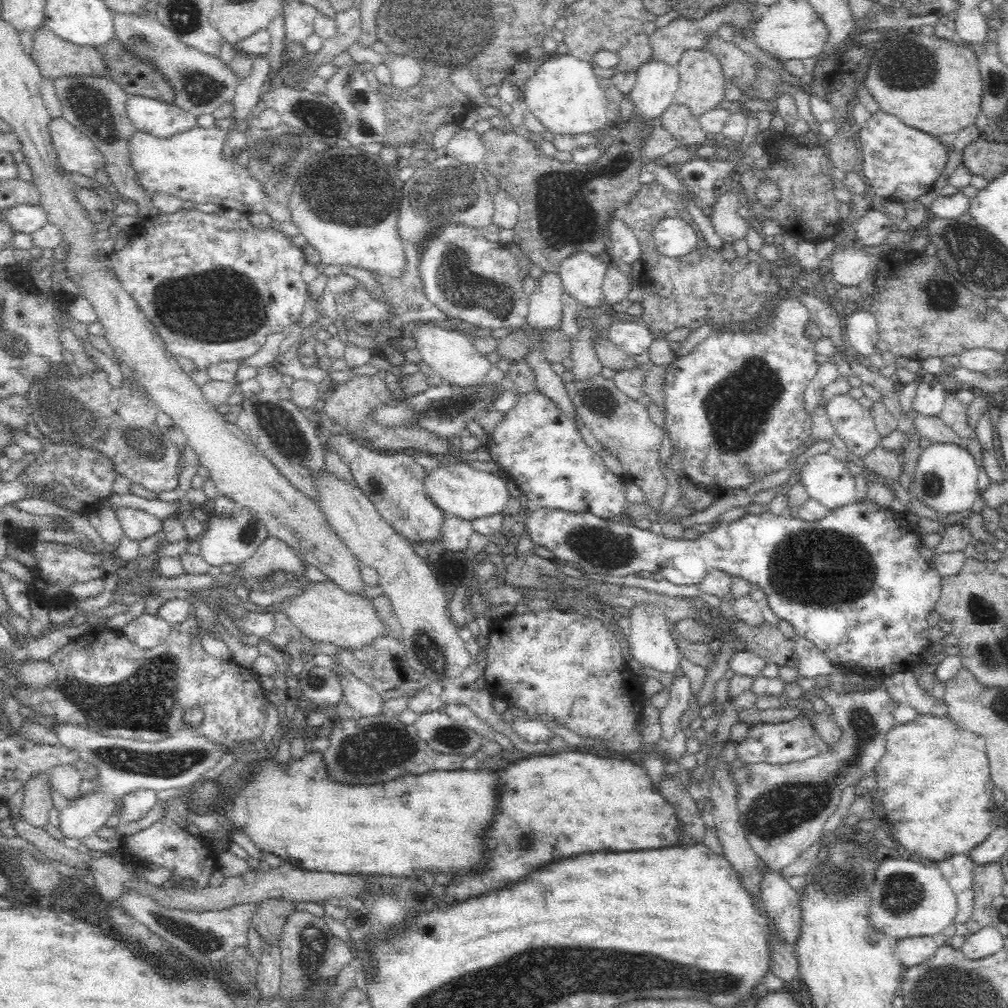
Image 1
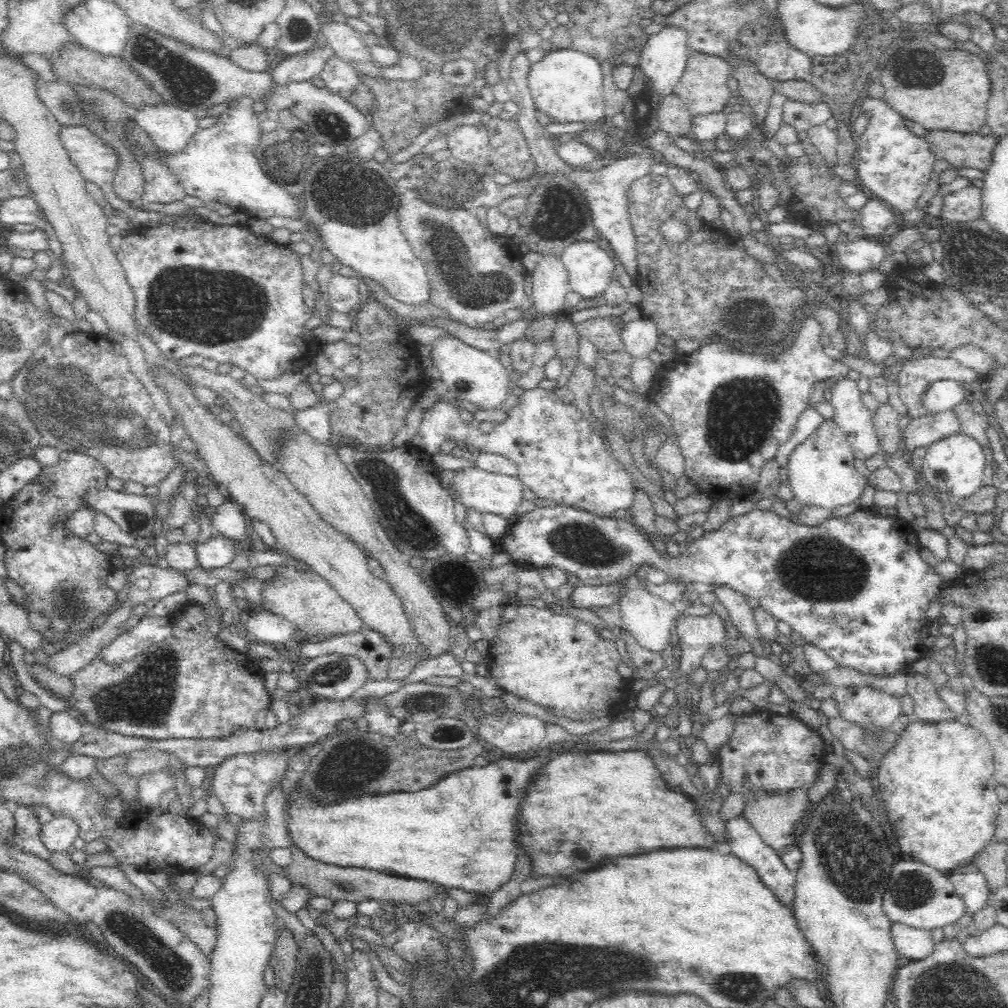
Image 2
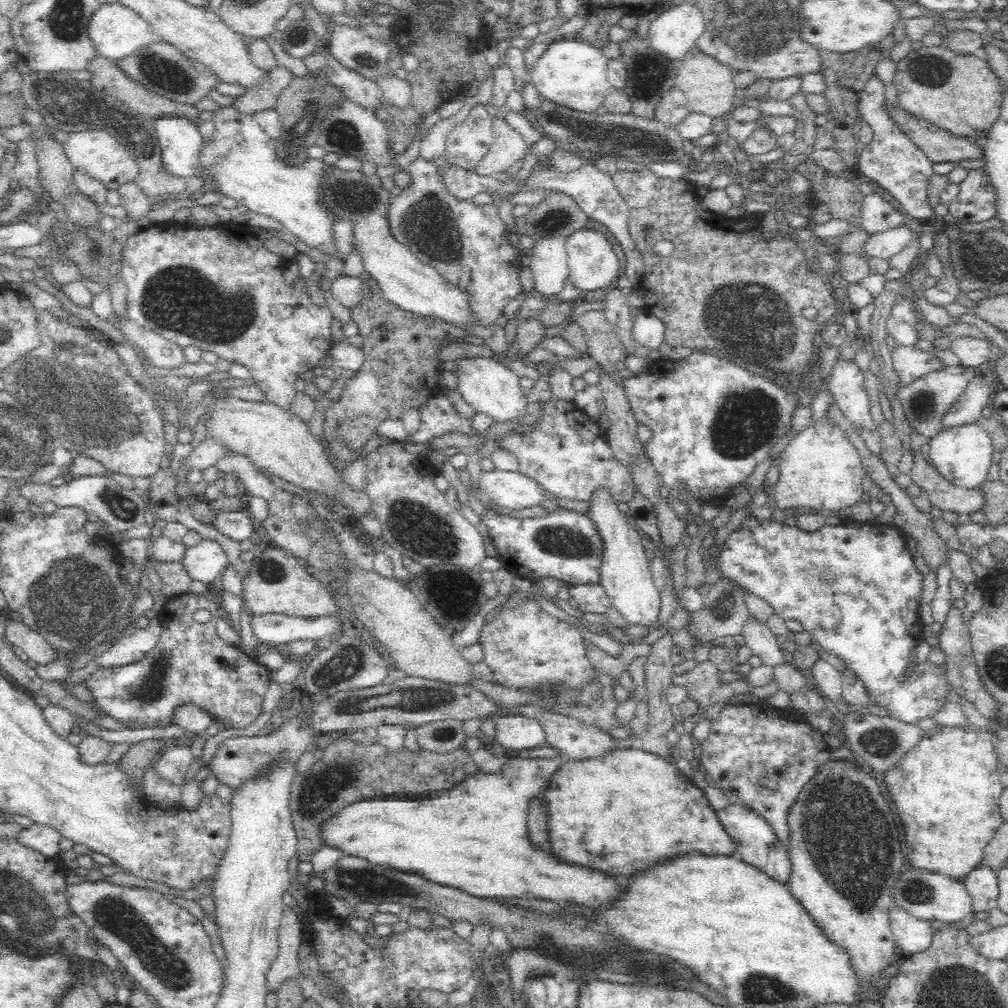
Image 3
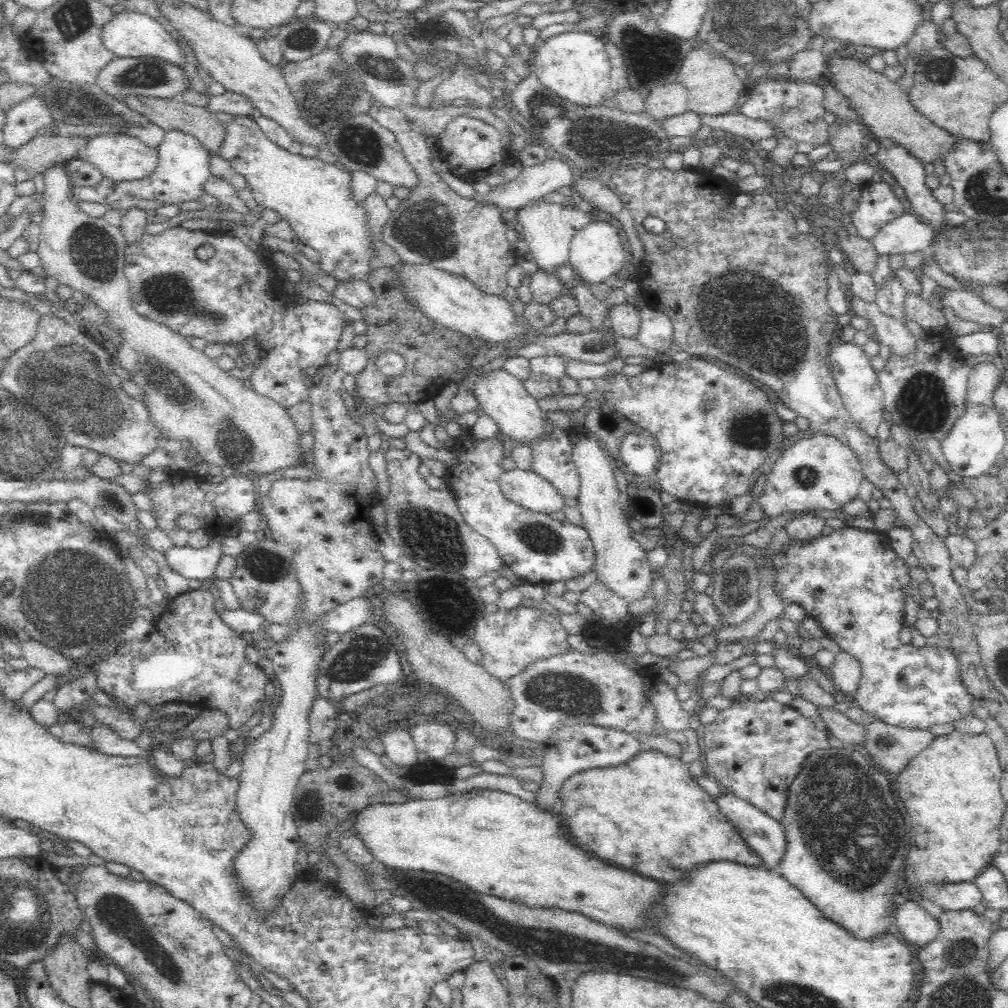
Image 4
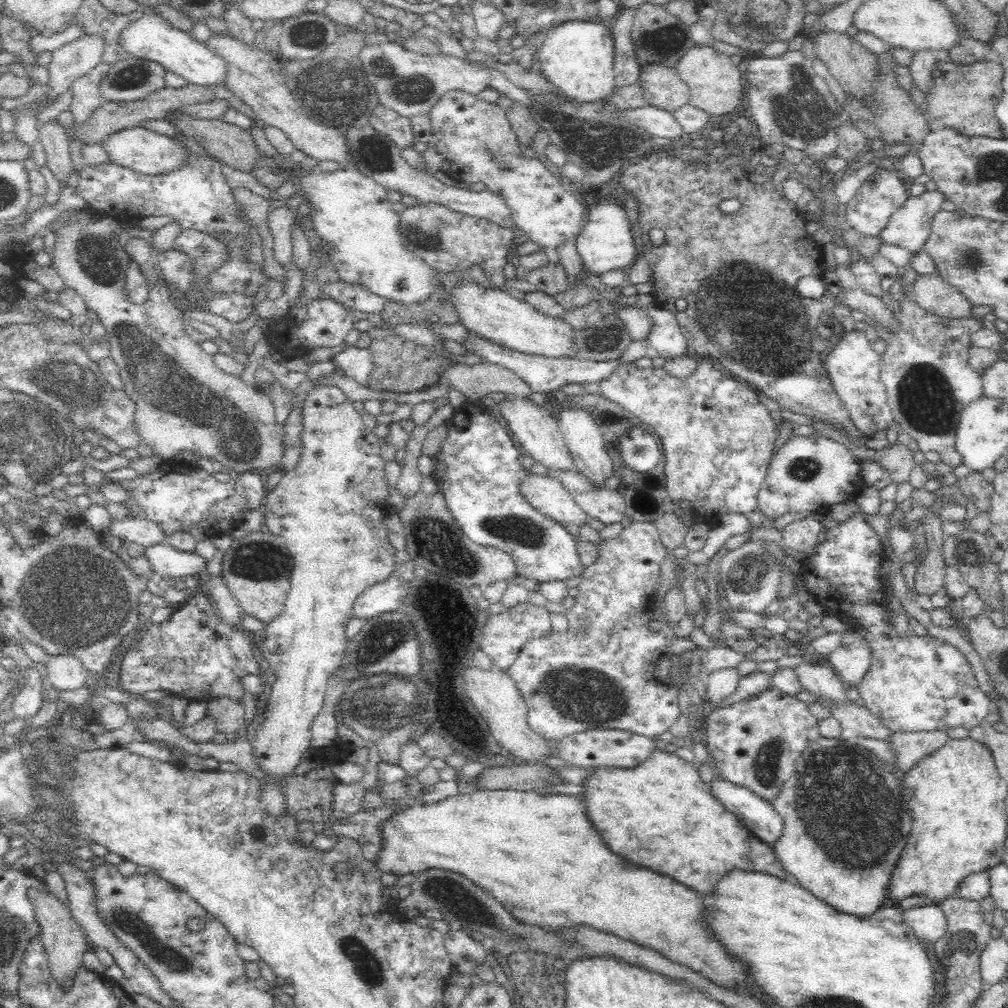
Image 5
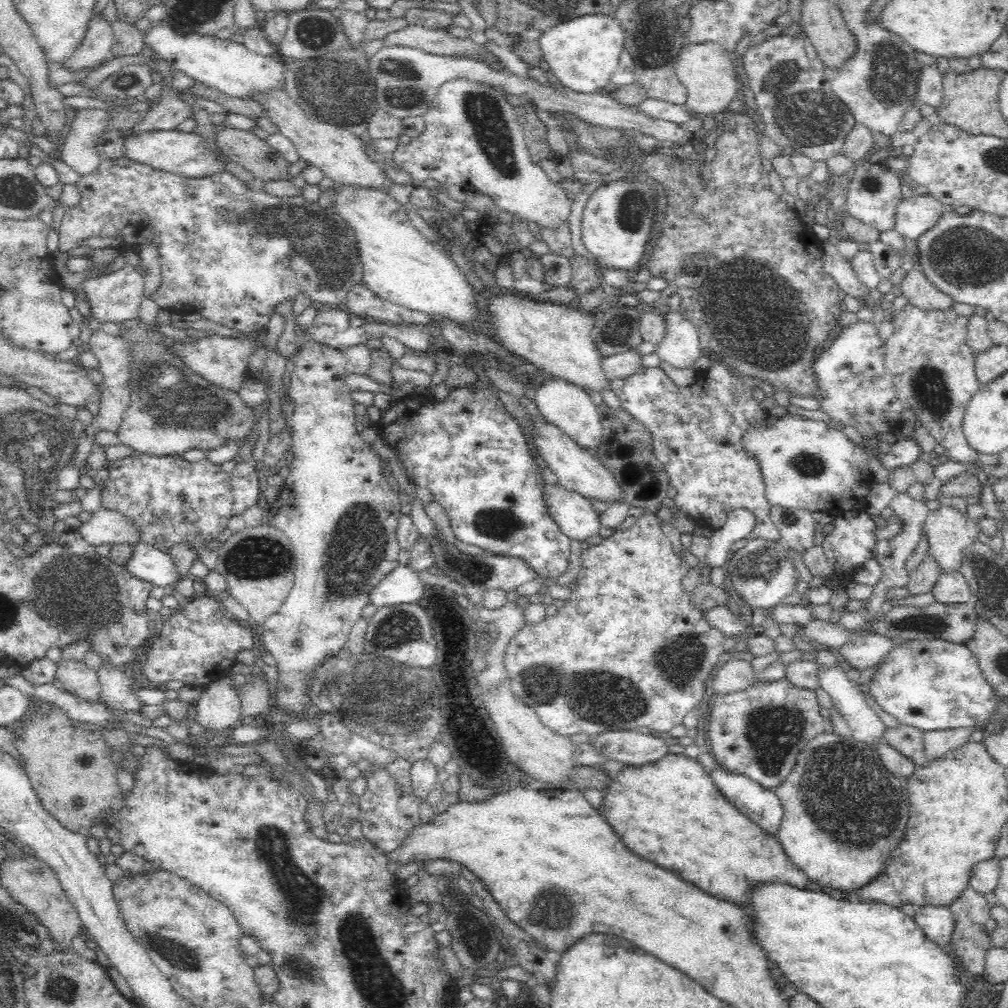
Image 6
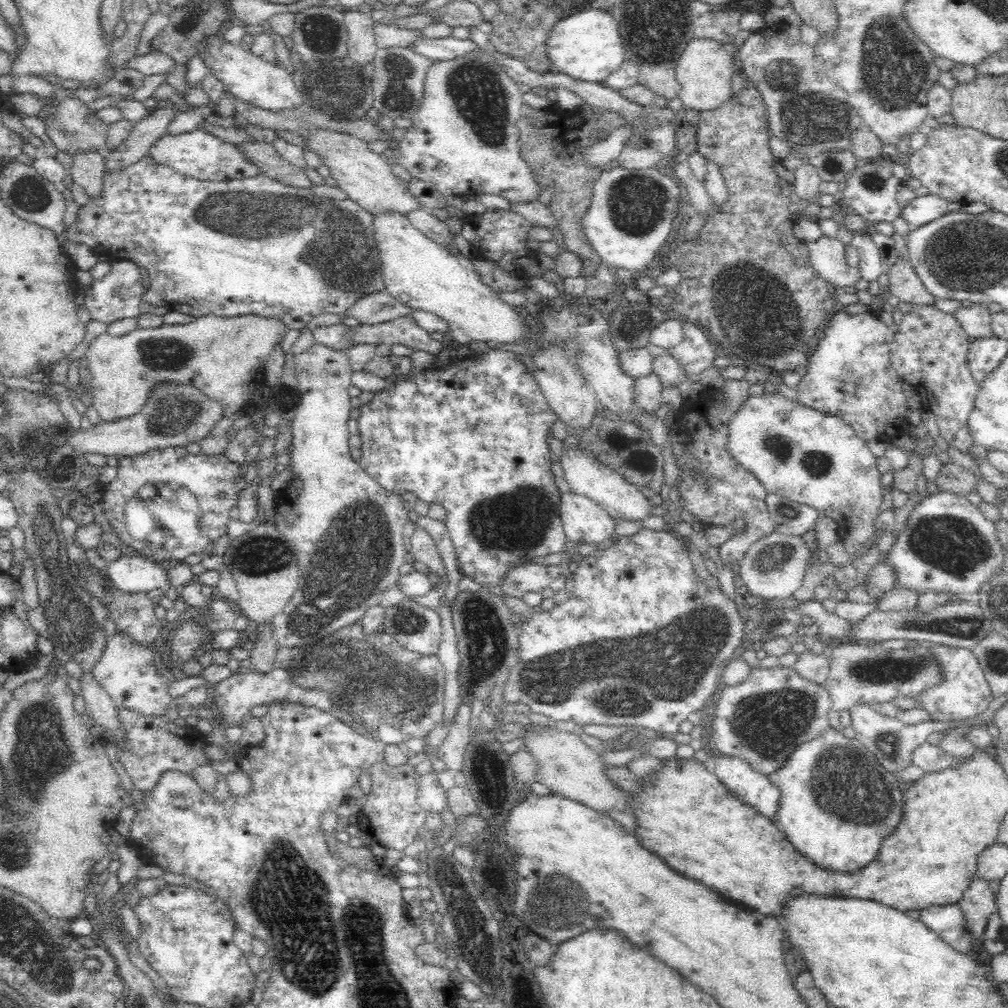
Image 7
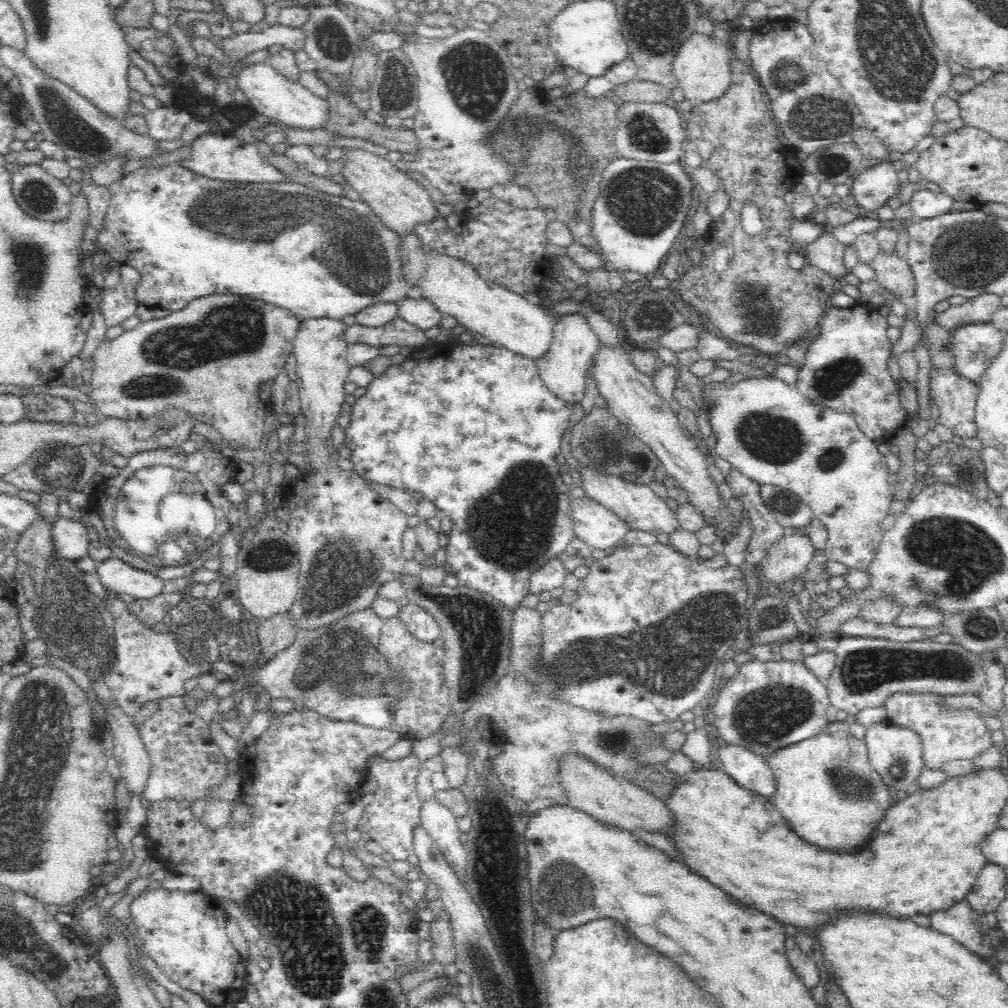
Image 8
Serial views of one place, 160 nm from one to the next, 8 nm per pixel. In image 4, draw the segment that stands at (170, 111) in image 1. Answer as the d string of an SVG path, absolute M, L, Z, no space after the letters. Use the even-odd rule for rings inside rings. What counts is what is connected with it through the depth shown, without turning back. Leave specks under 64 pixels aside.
M170 129L165 131L160 146L157 148L157 163L153 173L138 181L112 182L103 178L96 188L72 187L70 198L80 198L82 201L97 202L110 205L122 198L142 198L158 200L164 204L176 205L181 202L198 200L204 192L201 190L203 182L211 176L210 154L208 149L194 136L183 130Z

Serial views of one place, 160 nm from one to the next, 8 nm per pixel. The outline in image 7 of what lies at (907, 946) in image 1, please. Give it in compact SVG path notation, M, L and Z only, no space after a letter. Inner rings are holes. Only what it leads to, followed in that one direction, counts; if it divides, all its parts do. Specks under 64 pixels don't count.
M957 904L944 906L929 906L925 909L920 909L920 921L926 928L929 928L940 940L945 944L961 953L970 952L972 950L971 940L965 933L965 922L961 910Z

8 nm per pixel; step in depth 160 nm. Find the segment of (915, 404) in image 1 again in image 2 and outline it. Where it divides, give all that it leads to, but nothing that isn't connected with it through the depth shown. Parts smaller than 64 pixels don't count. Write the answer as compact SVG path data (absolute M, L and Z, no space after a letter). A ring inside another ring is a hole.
M937 380L926 386L923 406L930 415L950 411L956 404L966 401L966 391L960 382L955 380Z

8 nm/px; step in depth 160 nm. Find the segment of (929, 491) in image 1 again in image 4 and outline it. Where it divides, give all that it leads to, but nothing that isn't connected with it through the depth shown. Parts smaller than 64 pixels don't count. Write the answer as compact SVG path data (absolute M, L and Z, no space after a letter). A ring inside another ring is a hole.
M981 405L970 407L947 432L947 435L939 440L942 456L953 479L978 478L988 474L989 468L996 464L998 454L1006 444L1001 421L1001 416L996 413L994 407Z

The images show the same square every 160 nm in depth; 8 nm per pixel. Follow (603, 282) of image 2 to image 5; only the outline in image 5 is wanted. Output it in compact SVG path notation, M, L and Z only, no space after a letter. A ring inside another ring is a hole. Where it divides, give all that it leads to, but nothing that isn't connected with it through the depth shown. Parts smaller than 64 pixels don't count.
M614 199L595 201L587 208L587 218L580 234L575 238L575 247L580 261L585 267L586 276L593 281L612 270L626 270L634 262L636 253L632 225L626 209L621 202Z

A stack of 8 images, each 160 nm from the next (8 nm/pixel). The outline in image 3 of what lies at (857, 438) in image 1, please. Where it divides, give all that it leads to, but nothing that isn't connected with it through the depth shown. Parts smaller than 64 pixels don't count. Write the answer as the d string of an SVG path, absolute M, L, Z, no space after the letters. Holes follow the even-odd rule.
M838 360L832 368L828 382L828 392L832 394L834 404L838 407L838 411L844 416L855 431L860 435L862 441L865 442L866 448L876 455L881 452L881 434L876 422L871 416L871 401L865 390L863 381L865 380L863 371L855 362L846 360Z

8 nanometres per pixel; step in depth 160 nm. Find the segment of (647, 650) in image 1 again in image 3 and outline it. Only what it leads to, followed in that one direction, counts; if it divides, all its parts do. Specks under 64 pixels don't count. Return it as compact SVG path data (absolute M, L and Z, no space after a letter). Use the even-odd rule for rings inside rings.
M600 490L597 497L592 498L590 508L586 512L594 519L604 539L605 556L603 565L600 566L600 584L608 593L611 606L622 614L628 624L635 624L647 628L648 632L654 632L662 614L660 592L652 581L643 537L617 505L604 490Z

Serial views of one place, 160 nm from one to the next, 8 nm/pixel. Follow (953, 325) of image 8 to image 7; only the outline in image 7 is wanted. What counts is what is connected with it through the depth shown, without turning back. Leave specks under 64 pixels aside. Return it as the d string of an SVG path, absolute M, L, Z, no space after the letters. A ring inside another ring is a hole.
M973 304L970 308L959 308L954 312L960 327L970 340L986 339L993 336L990 311L986 305Z

